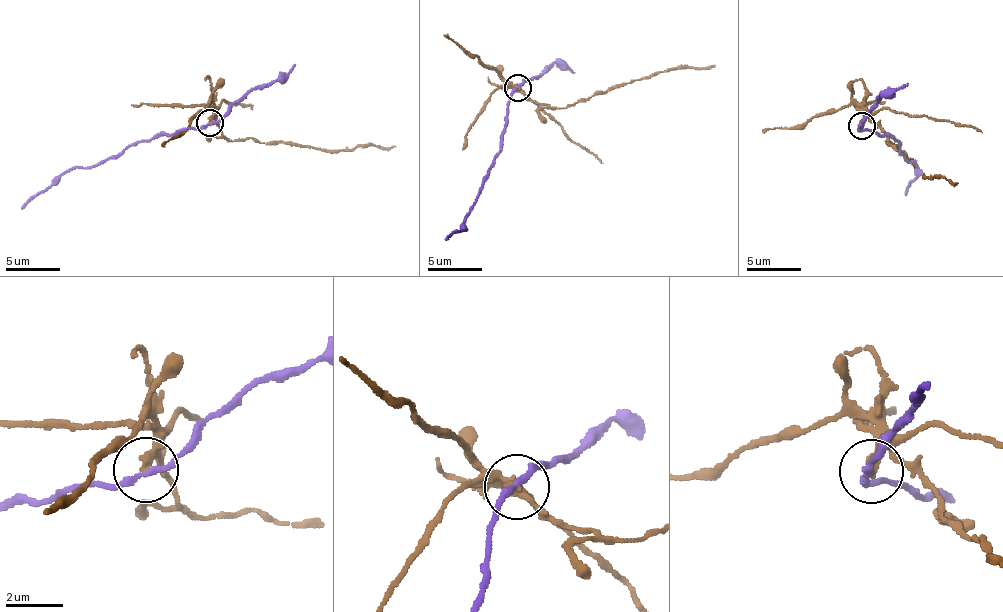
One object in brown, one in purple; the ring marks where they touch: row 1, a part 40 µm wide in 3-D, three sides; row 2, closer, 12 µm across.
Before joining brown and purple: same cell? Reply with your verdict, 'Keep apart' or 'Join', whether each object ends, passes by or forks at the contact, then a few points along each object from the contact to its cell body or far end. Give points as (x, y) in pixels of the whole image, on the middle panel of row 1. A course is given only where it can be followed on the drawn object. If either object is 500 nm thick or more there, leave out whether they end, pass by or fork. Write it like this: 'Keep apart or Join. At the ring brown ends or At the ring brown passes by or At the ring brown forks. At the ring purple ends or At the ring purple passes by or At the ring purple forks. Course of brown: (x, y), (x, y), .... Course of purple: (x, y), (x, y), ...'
Keep apart. At the ring brown ends. At the ring purple passes by. Course of brown: (519, 88), (539, 104), (560, 107), (658, 72), (714, 66). Course of purple: (519, 86), (510, 98), (500, 143), (479, 195), (460, 229), (447, 239)

